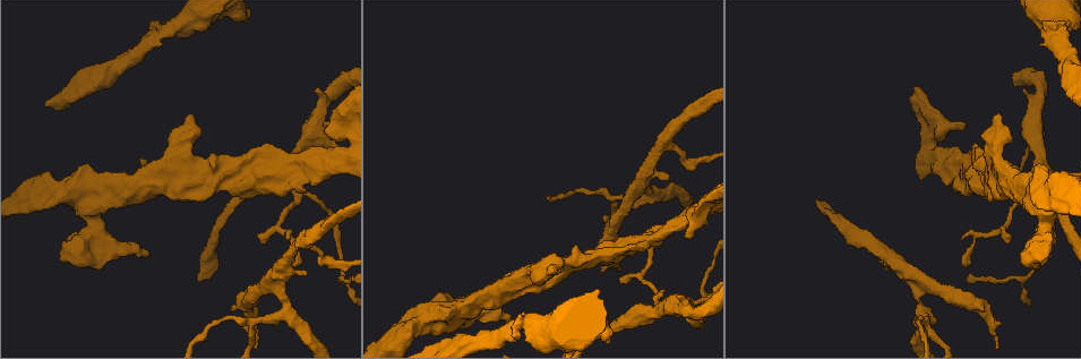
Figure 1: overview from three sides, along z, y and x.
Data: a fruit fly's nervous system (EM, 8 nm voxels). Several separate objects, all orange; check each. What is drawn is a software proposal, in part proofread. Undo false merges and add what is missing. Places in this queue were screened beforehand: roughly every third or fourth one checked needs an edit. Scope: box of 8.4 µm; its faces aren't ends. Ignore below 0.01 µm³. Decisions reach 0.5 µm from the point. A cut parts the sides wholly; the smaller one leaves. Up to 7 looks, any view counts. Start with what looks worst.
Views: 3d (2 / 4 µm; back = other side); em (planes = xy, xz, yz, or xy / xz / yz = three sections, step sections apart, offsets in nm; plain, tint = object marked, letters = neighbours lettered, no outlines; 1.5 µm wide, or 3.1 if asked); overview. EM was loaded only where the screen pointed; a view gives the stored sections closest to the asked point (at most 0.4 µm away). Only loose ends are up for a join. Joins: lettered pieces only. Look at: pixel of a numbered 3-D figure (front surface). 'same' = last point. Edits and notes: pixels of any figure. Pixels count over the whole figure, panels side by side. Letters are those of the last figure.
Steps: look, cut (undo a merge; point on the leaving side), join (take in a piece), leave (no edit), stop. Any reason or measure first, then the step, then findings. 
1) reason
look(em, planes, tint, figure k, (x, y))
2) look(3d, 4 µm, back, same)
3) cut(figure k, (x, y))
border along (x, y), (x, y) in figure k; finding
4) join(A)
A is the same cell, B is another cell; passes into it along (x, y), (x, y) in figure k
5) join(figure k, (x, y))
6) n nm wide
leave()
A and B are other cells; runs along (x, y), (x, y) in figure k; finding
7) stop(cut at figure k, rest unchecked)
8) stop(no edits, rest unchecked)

free end
look(3d, 2 µm, figure 1, (200, 159))

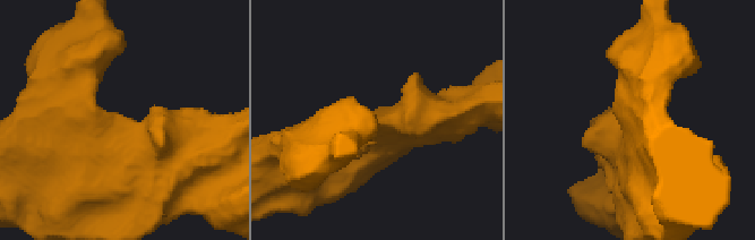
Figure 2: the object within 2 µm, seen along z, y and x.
arms of 360, 400 nm
look(em, planes, letters, figure 2, (625, 122))

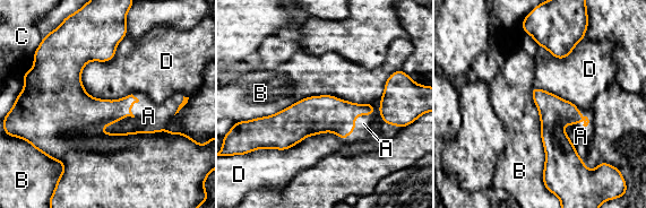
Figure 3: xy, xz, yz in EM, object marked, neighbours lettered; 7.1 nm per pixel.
join(figure 3, (148, 115))
A is the same cell, B, C and D are other cells; passes into it along (137, 166), (134, 131), (148, 115) in figure 3; the neuron continues

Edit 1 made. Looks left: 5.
branch stops here
look(3d, 2 µm, figure 1, (323, 126))

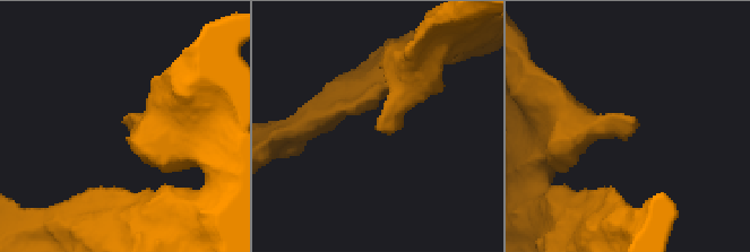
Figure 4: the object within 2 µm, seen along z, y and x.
now the EM
look(em, xy, step 8, letters, figure 4, (382, 131))

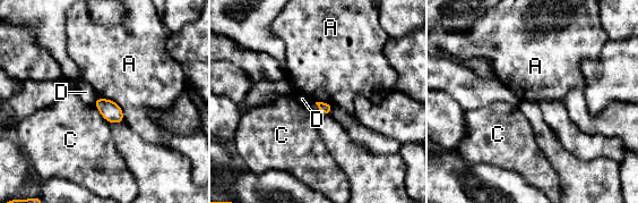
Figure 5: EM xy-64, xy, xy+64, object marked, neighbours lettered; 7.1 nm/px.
look(em, planes, letters, same)

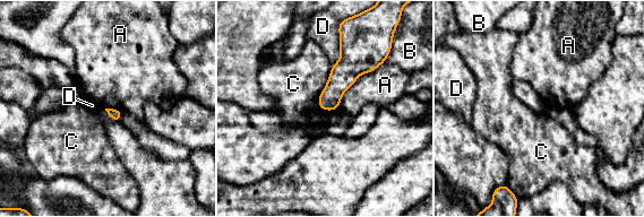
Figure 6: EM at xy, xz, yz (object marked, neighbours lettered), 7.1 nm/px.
A touches over 550 nm
leave()
A, B, C and D are other cells; border along (384, 62), (327, 111) in figure 6; no lettered piece goes on from it

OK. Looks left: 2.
stop(join at figure 3, rest unchecked)

